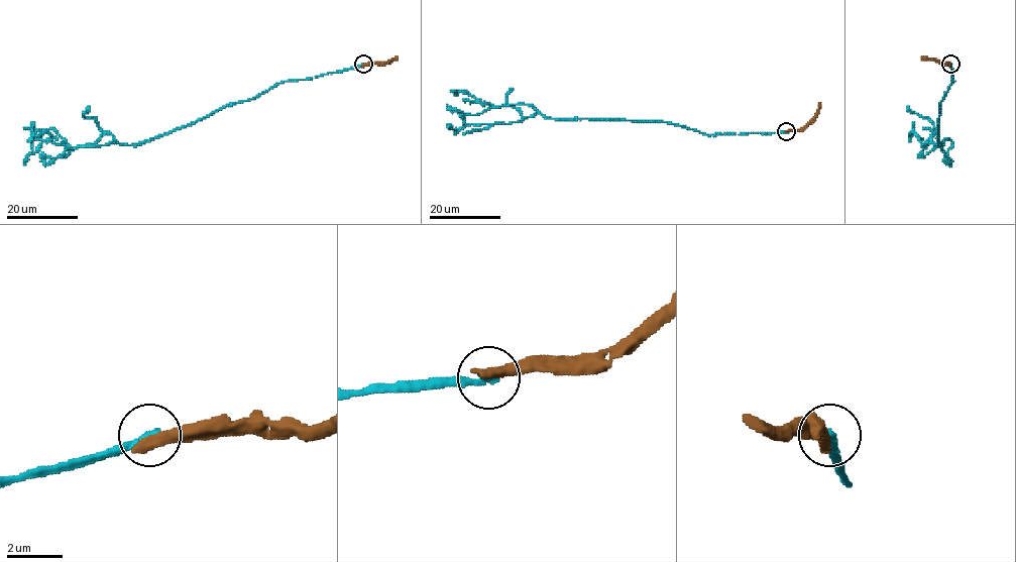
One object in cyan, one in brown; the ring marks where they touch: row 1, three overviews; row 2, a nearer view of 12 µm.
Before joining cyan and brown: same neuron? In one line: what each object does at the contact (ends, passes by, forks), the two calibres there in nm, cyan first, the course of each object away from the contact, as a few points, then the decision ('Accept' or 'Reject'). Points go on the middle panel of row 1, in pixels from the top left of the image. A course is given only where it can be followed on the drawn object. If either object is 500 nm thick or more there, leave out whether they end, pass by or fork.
At the ring cyan ends. At the ring brown ends. Thickness 320 nm (cyan) against 480 nm. Course of cyan: (786, 131), (706, 135), (670, 122), (545, 118), (539, 113), (515, 122), (465, 125), (454, 132), (447, 127). Course of brown: (786, 131), (801, 130), (814, 115), (820, 102). Reject

